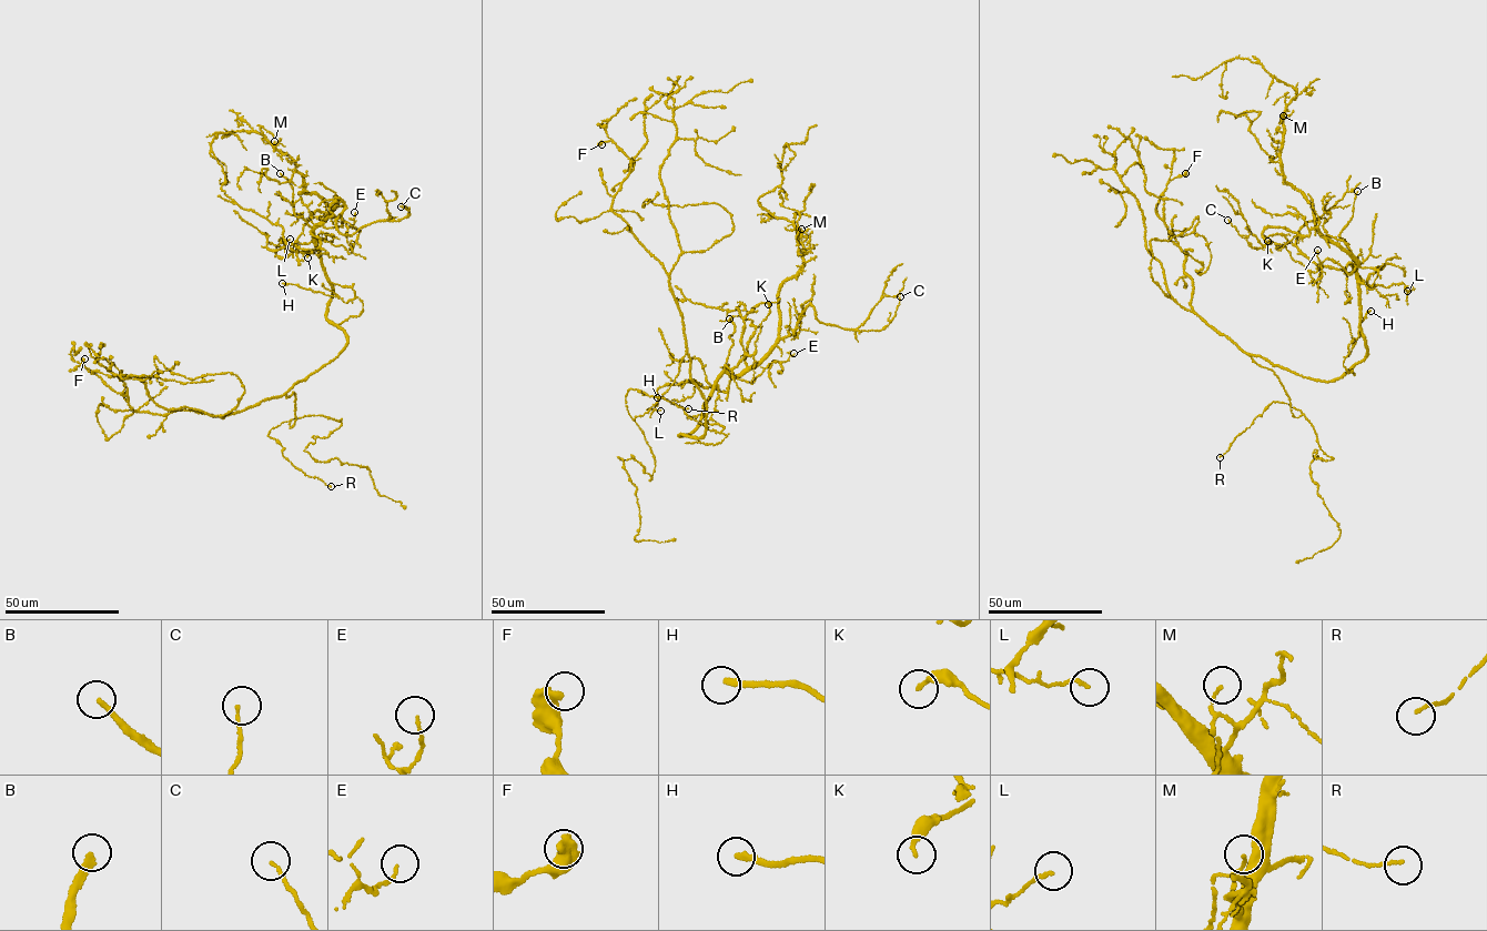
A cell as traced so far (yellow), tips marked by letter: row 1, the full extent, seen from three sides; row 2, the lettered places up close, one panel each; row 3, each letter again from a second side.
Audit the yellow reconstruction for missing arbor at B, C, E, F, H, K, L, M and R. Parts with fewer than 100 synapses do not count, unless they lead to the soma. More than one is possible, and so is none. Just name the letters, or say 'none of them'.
B

